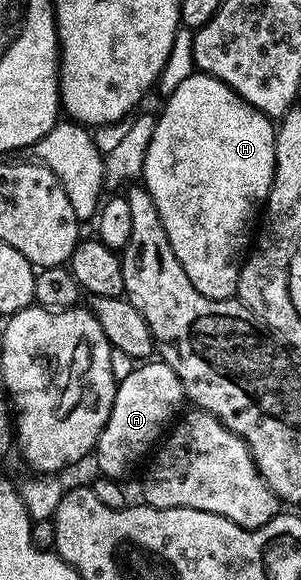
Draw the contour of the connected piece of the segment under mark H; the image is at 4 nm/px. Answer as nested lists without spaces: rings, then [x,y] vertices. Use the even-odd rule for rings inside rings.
[[[194,71],[181,86],[178,86],[174,92],[166,97],[165,102],[167,102],[167,105],[164,106],[163,113],[158,113],[157,116],[156,130],[154,130],[152,136],[154,143],[151,145],[150,151],[145,154],[145,171],[141,176],[141,184],[152,196],[153,202],[157,206],[157,214],[161,214],[161,222],[165,226],[169,246],[173,246],[173,254],[177,258],[177,262],[181,262],[181,270],[185,270],[185,274],[189,274],[189,282],[193,282],[193,286],[197,286],[197,290],[201,294],[205,294],[205,298],[230,300],[239,291],[239,271],[243,269],[243,261],[252,247],[253,229],[256,227],[257,217],[266,205],[268,194],[271,193],[271,183],[275,177],[276,125],[261,110],[249,106],[249,102],[242,100],[228,84],[213,78],[208,72]],[[214,240],[215,260],[189,260],[186,254],[183,253],[182,244],[191,248],[194,244],[211,244]]]

